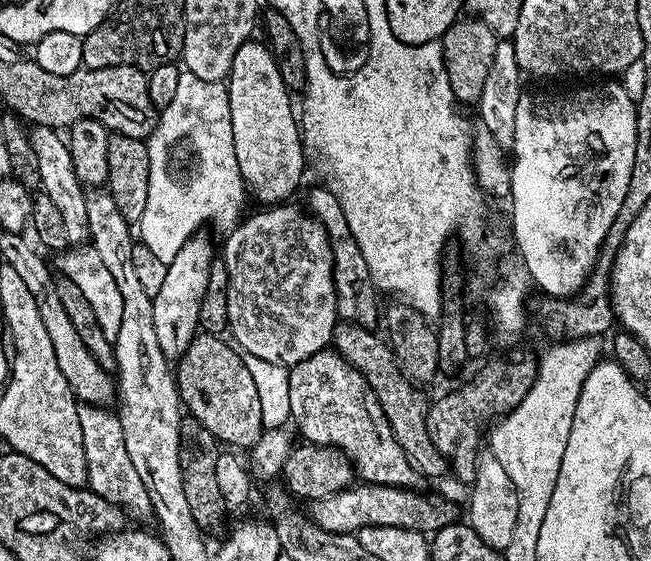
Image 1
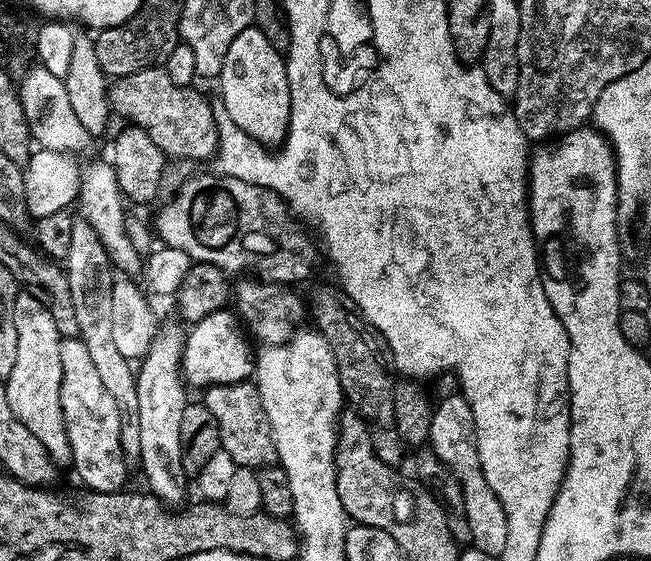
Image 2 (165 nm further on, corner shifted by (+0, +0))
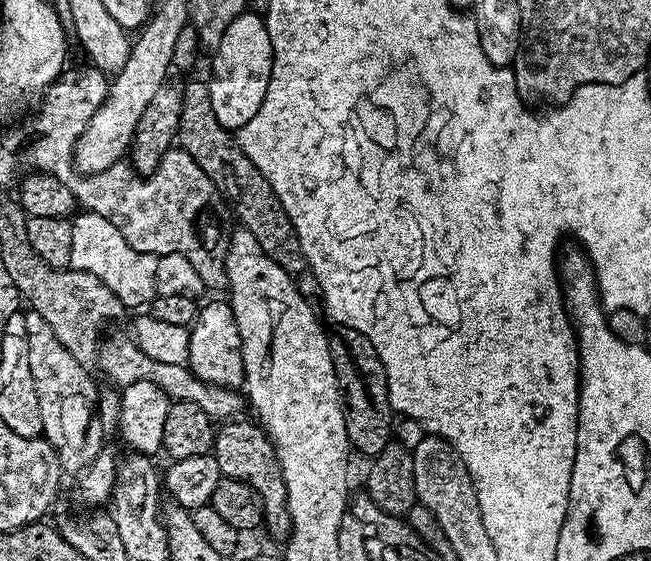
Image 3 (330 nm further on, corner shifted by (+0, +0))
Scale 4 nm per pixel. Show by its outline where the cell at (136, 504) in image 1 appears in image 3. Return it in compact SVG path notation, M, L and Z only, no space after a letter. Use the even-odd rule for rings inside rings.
M28 310L24 312L24 321L30 374L36 380L38 410L42 414L43 439L54 446L60 467L65 473L79 474L89 468L102 451L102 429L98 423L98 387L91 380L93 377L90 372L79 365L70 351L58 342L57 335L42 315Z

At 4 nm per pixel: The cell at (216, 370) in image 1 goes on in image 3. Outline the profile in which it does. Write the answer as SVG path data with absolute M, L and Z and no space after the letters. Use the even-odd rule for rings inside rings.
M232 418L221 423L214 432L214 455L220 467L221 477L230 480L240 480L255 490L260 499L260 506L264 510L263 523L274 535L287 537L292 531L290 514L288 513L288 499L286 498L286 482L280 473L280 463L276 457L276 449L268 439L268 433L259 423L251 419Z

